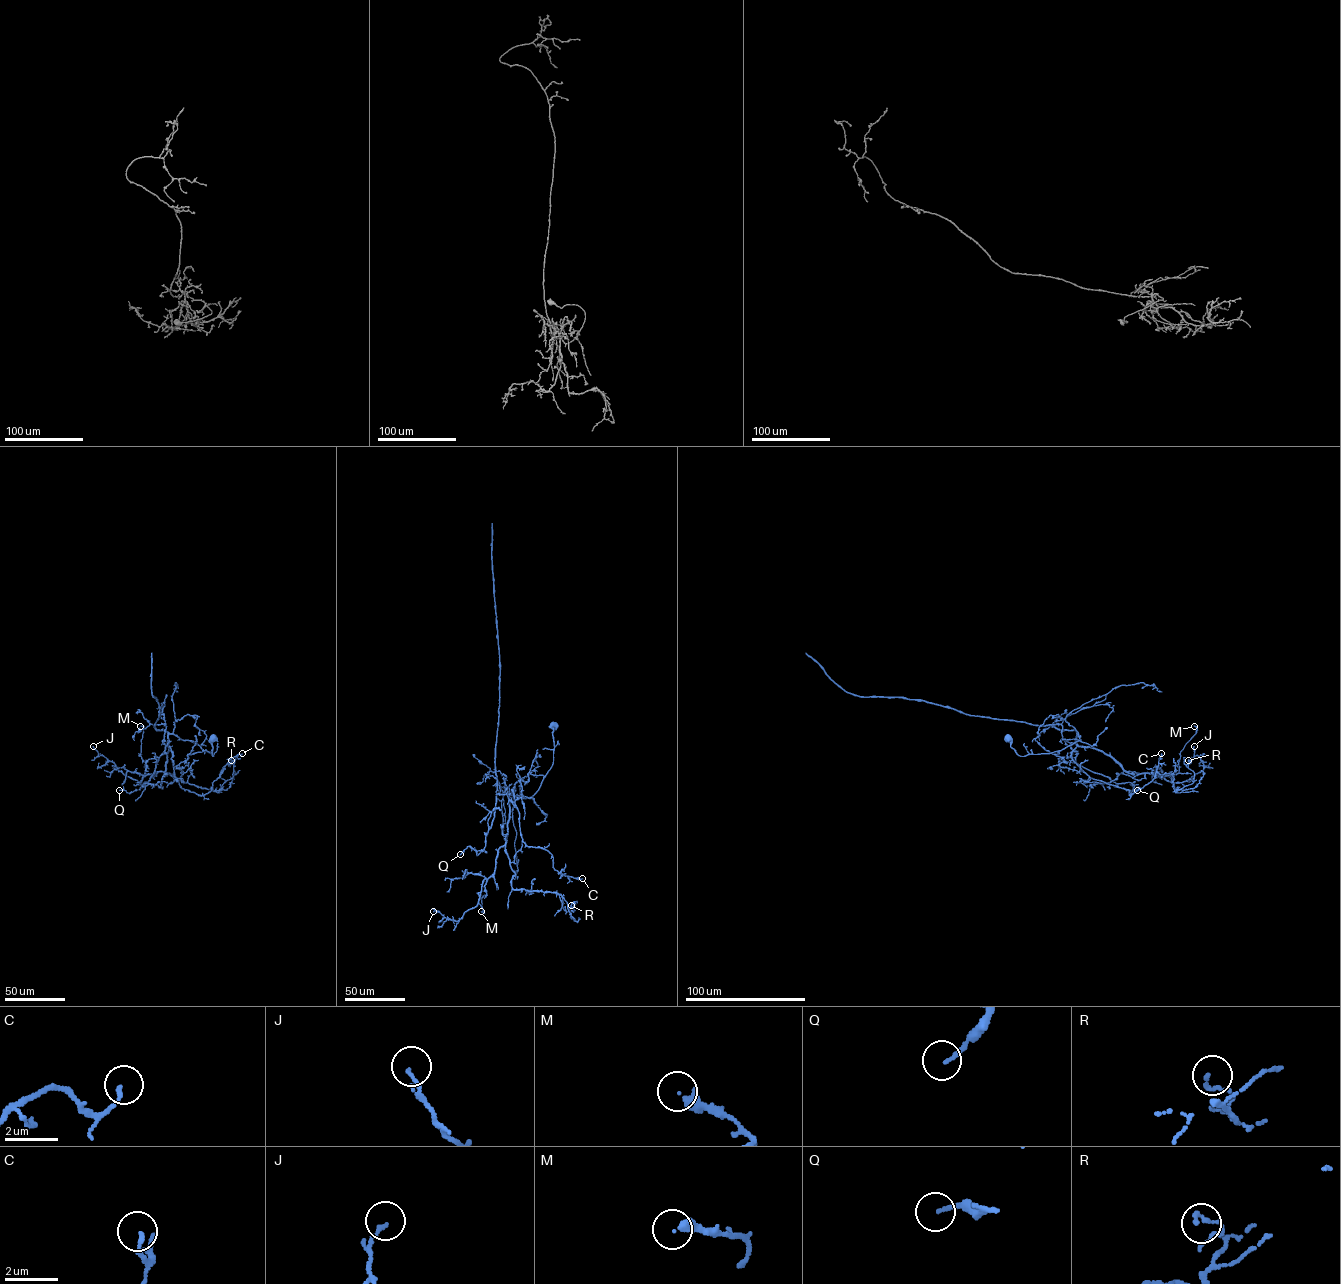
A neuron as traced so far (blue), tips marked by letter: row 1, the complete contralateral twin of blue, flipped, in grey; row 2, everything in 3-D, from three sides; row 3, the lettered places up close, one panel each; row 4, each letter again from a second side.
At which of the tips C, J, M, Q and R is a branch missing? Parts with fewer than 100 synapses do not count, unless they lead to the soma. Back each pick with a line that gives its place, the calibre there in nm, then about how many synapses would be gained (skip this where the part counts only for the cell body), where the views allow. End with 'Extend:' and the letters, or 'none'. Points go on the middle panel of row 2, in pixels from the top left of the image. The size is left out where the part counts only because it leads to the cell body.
Extend: none

